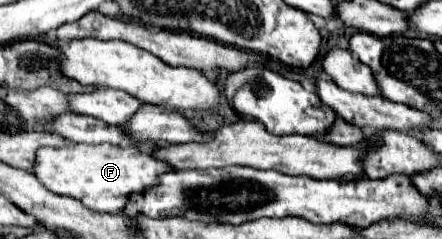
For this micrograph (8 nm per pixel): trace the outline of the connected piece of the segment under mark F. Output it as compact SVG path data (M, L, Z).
M69 144L63 148L41 148L37 152L35 176L39 182L55 194L71 196L83 202L85 208L95 212L121 212L131 194L141 194L149 186L157 186L157 178L169 172L171 166L163 160L143 154L135 146L113 146L113 144Z

